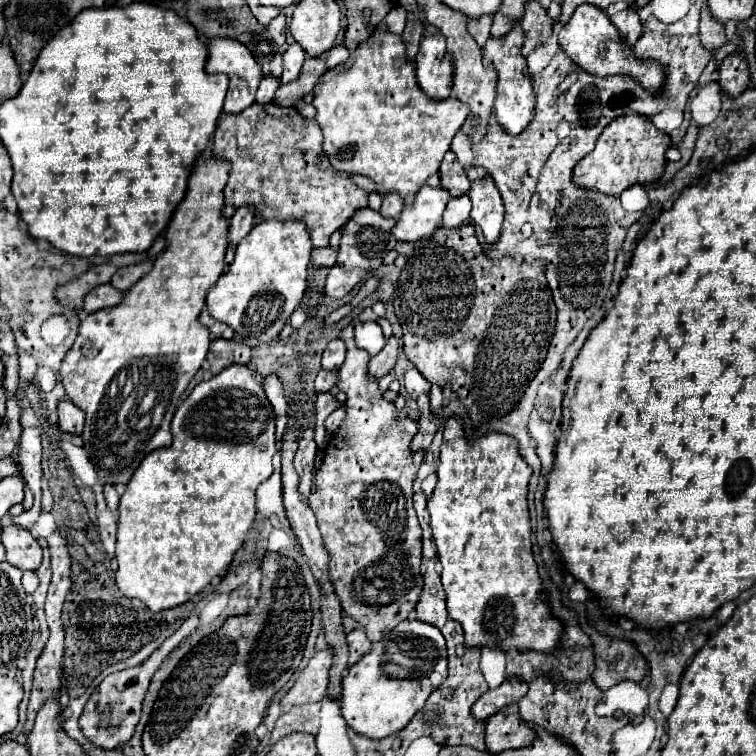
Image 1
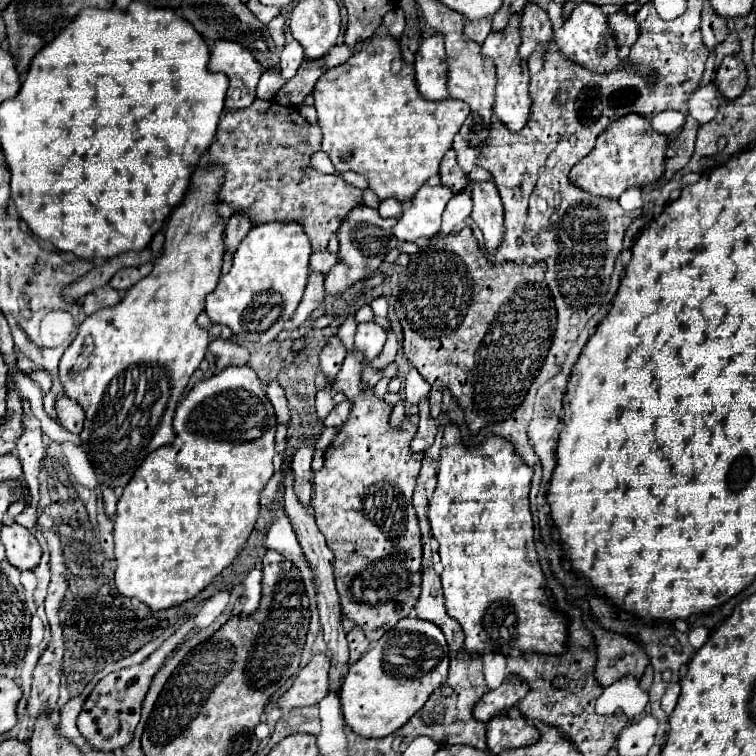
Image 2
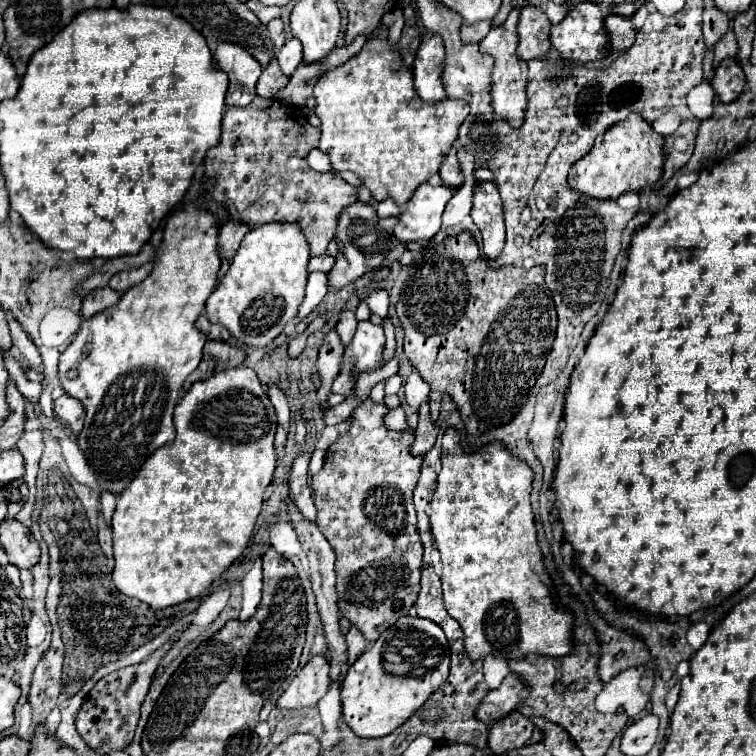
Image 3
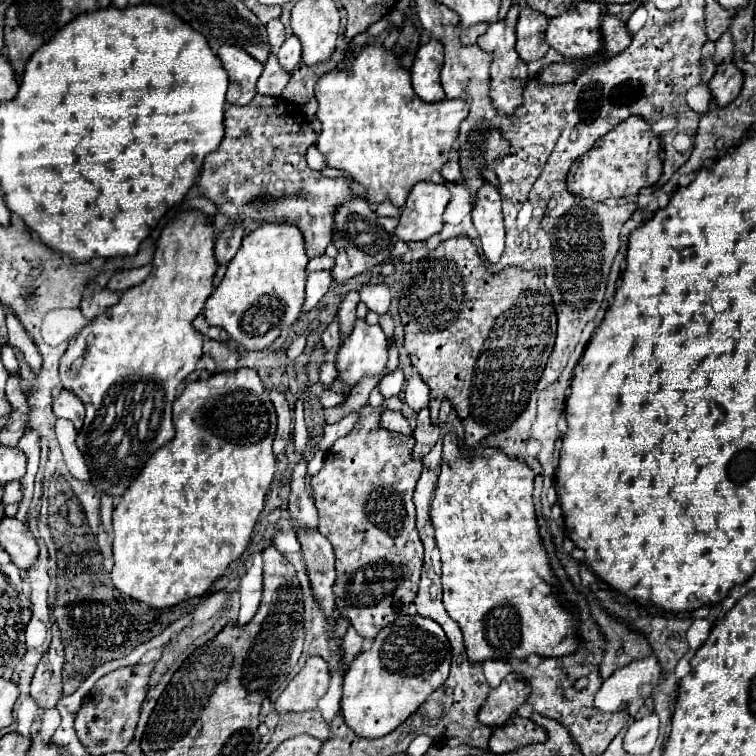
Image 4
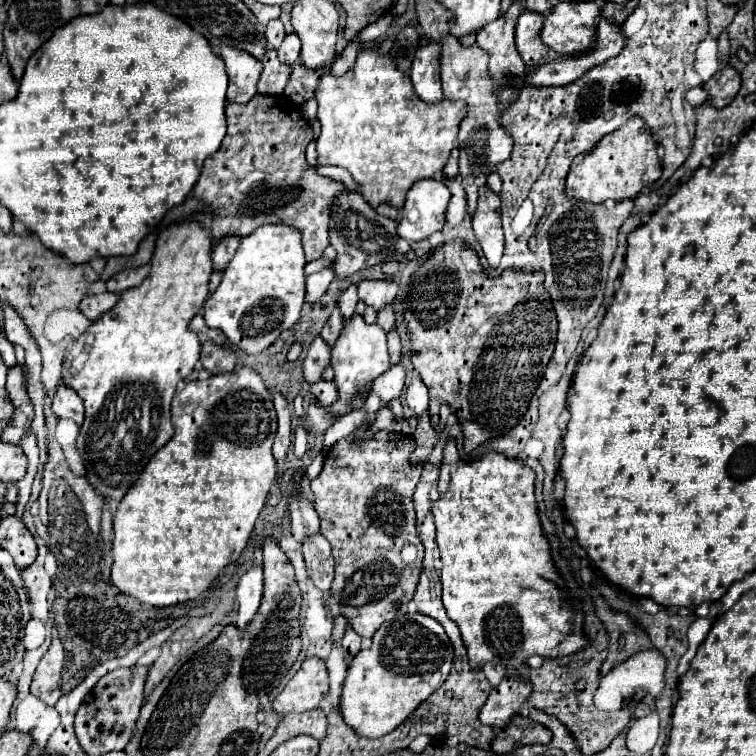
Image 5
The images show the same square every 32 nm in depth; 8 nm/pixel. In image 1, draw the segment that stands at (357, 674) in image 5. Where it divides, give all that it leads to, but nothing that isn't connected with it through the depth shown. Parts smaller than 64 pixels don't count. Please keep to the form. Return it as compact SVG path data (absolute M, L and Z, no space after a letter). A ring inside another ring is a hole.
M402 620L378 640L342 680L340 708L346 724L366 738L386 738L404 728L428 696L446 680L448 656L442 632L422 620Z

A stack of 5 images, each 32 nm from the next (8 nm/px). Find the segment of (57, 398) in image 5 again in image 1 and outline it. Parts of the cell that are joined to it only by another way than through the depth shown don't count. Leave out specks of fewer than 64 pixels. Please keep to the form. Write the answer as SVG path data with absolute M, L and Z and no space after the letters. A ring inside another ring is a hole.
M64 398L58 402L58 424L64 432L82 434L84 412L80 408L76 408L76 404L72 404L68 398Z

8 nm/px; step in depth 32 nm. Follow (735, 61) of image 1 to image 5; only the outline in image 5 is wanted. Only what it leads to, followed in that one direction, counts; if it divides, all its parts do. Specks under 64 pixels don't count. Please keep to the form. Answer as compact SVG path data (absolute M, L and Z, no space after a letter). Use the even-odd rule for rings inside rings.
M724 66L702 86L708 92L708 104L714 106L716 110L720 110L734 100L736 92L740 88L740 74L732 66Z

